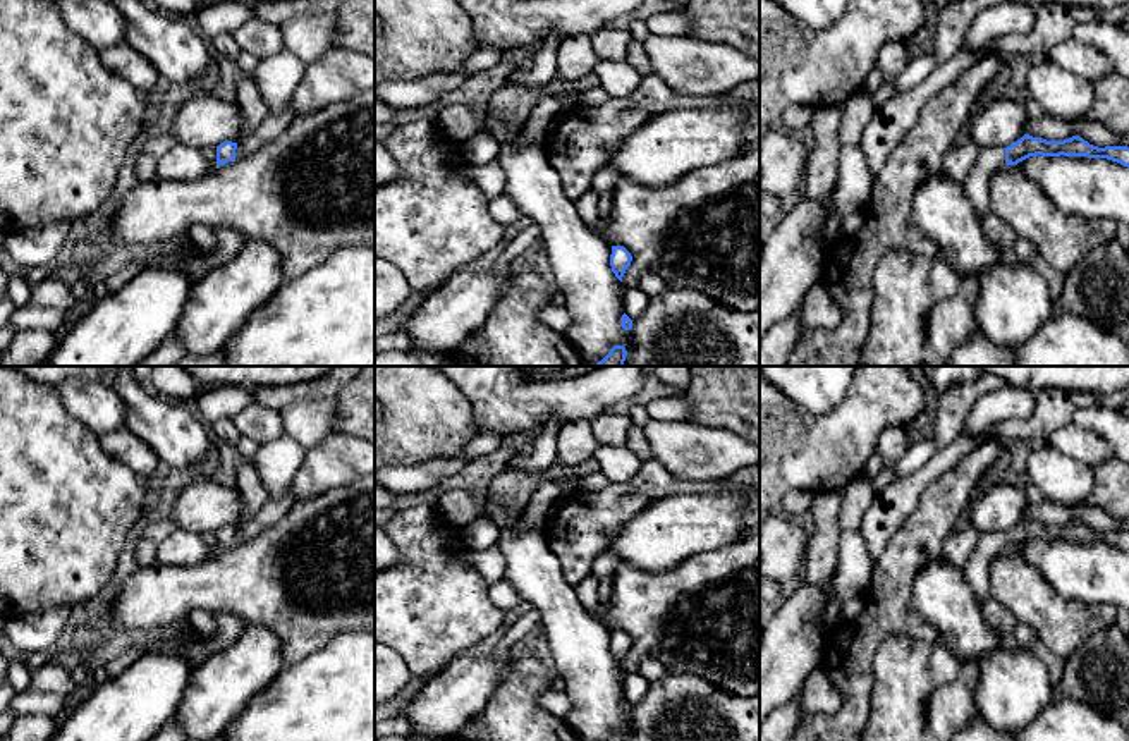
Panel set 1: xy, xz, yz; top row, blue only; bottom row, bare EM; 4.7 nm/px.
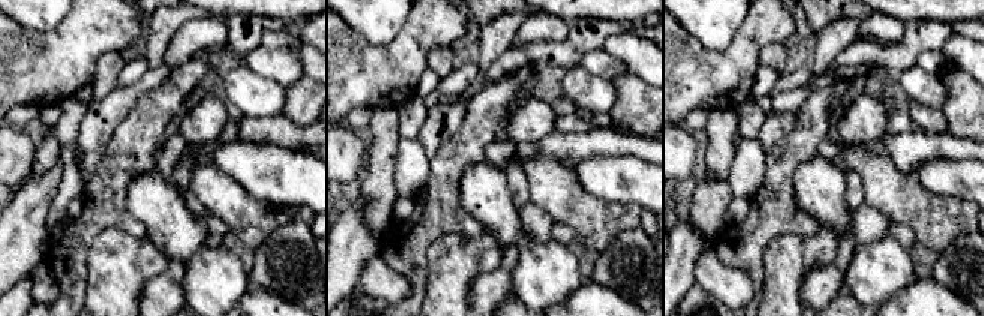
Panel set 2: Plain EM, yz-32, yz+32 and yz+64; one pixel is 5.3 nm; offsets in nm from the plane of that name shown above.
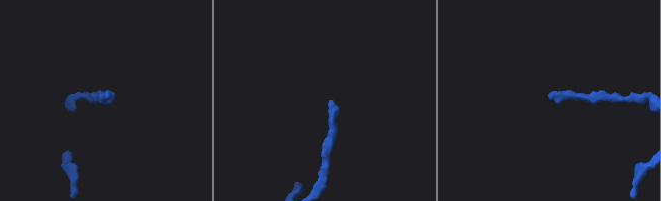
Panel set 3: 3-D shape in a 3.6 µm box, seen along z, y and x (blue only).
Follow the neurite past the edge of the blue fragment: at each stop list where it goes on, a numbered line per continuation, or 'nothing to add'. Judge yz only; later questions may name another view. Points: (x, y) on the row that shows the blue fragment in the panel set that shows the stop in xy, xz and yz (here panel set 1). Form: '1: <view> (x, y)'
1: yz (976, 183)

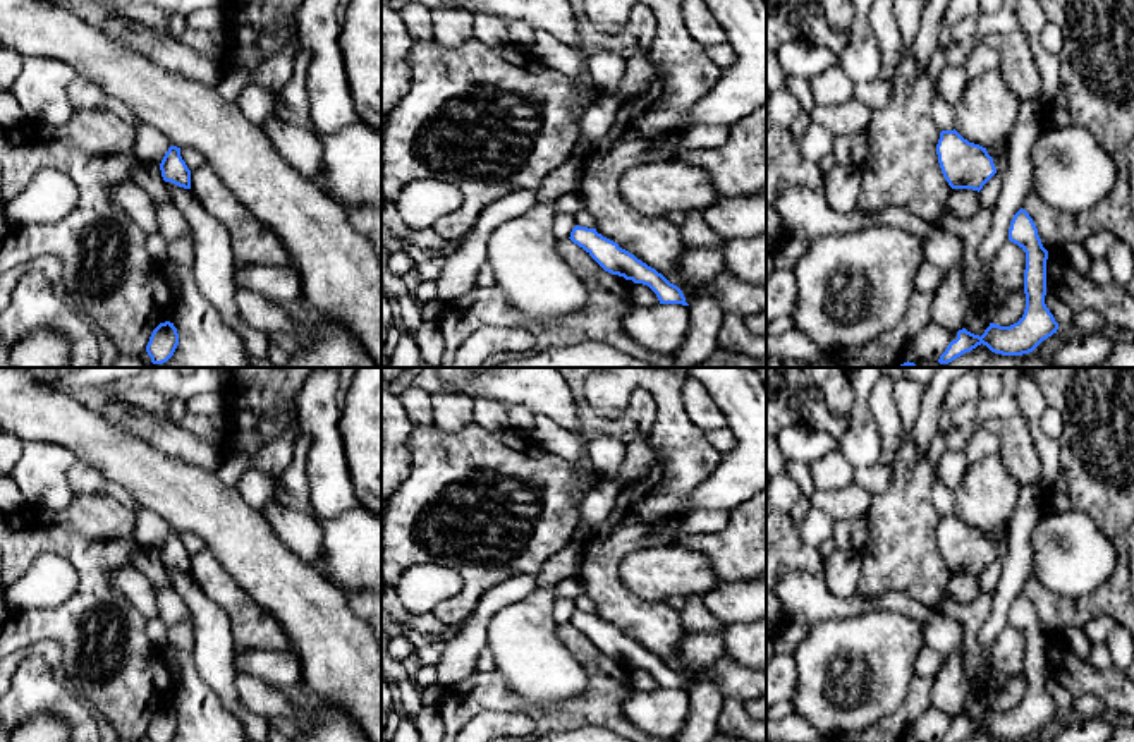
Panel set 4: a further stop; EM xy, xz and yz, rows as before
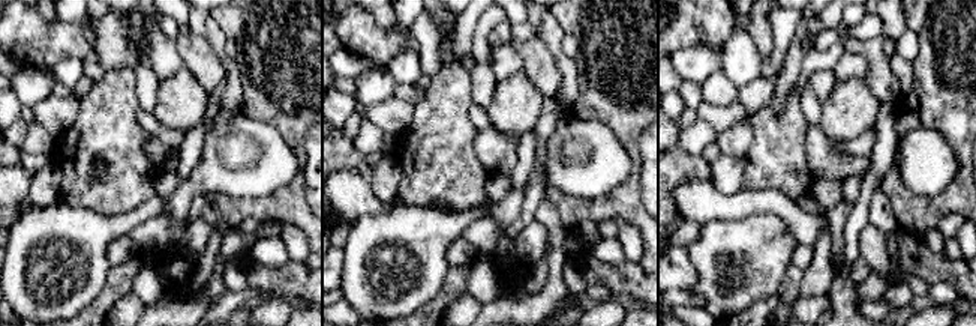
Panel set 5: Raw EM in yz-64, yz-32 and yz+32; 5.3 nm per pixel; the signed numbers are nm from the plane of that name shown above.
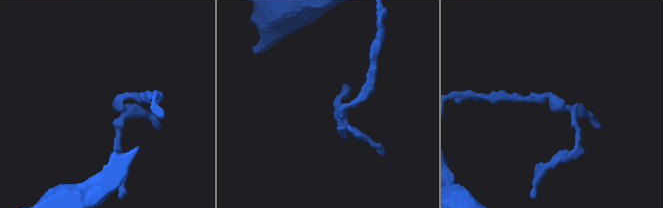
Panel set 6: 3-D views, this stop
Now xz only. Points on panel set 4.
nothing to add

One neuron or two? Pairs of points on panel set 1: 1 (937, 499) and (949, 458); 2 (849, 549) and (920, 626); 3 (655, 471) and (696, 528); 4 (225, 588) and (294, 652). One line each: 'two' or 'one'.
1: two
2: two
3: two
4: one

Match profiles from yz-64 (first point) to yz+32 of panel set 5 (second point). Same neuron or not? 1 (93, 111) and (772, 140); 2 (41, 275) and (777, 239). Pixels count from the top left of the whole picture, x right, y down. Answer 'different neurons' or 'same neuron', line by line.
1: same neuron
2: same neuron

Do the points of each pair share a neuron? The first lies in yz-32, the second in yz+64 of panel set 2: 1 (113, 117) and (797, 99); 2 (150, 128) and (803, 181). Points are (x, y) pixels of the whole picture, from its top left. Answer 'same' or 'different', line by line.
1: different
2: different

